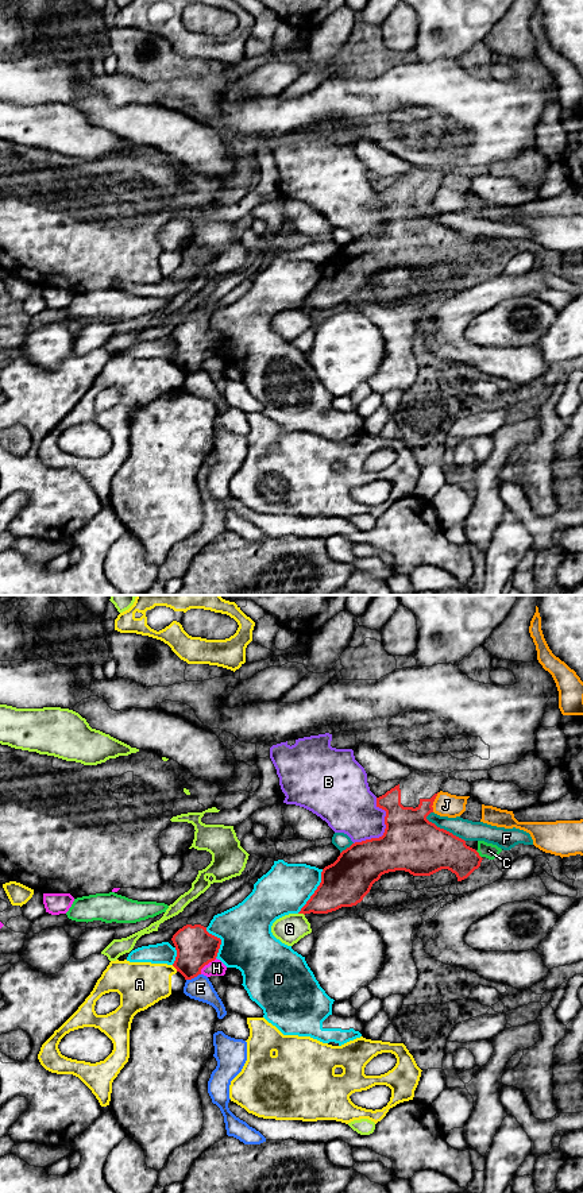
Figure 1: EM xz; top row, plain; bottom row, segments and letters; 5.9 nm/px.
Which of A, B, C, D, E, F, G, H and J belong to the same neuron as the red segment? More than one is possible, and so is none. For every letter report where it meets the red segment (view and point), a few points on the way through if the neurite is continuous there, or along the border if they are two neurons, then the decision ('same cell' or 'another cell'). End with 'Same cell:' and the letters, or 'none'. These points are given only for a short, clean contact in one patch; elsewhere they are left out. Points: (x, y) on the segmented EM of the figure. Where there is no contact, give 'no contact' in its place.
A: xz (174, 966) | another cell
B: xz (385, 830) | another cell
C: xz (478, 854) | another cell
D: xz (315, 891) | another cell
E: xz (193, 977) | along xz (200, 973), (186, 980) | another cell
F: xz (446, 830) | another cell
G: xz (301, 912) | another cell
H: xz (207, 964) | another cell
J: xz (433, 800) | along xz (439, 792), (432, 811) | another cell
Same cell: none

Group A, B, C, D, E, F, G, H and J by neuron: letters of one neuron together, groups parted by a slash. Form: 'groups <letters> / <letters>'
groups A / B / C E / D / F / G / H / J

